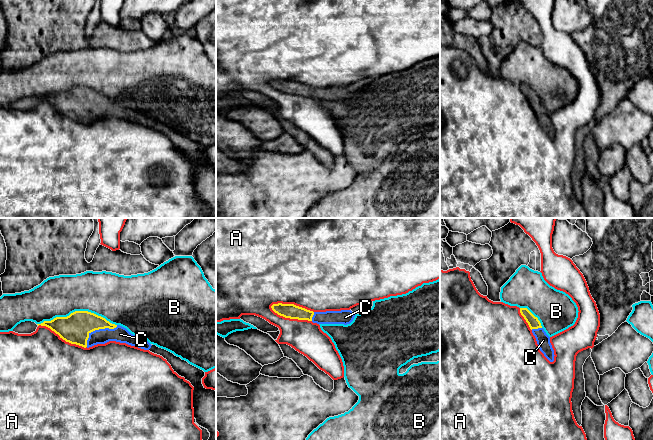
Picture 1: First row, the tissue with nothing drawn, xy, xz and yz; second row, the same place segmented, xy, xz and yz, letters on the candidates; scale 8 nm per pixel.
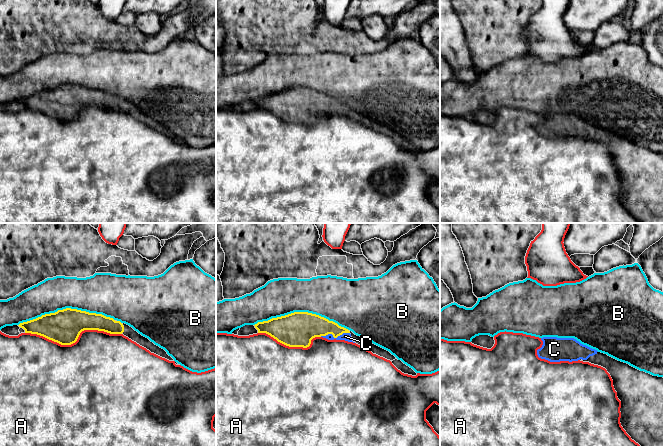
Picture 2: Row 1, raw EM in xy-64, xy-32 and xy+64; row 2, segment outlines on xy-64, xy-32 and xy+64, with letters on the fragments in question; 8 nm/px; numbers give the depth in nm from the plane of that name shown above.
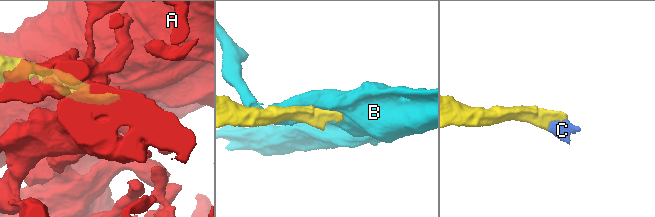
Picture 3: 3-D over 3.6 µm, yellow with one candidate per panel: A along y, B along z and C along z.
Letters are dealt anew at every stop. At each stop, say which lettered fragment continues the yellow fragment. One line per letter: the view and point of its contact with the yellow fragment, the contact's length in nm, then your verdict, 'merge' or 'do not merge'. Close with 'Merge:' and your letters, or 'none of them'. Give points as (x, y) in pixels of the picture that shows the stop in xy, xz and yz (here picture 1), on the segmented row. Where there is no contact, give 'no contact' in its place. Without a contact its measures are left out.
A: meets yellow in xz at (290, 318); contact 360 nm long; do not merge
B: meets yellow in xy at (73, 312); contact 600 nm long; do not merge
C: meets yellow in xy at (97, 329); contact 300 nm long; merge
Merge: C

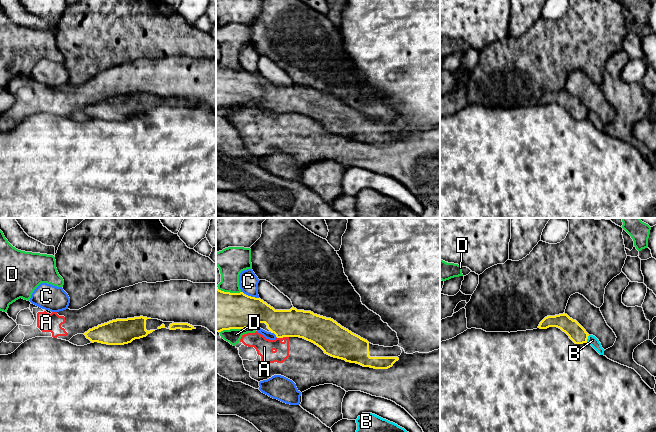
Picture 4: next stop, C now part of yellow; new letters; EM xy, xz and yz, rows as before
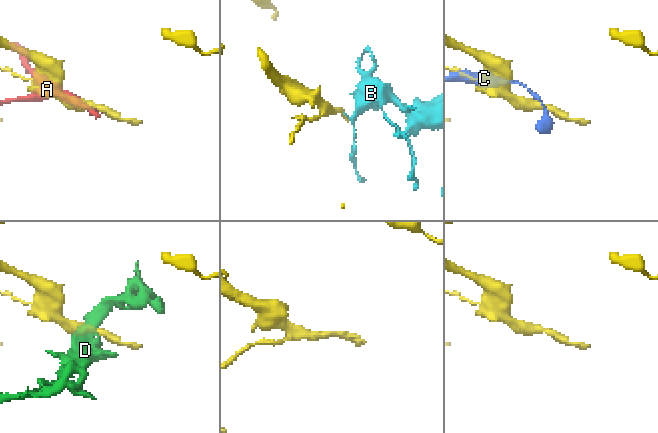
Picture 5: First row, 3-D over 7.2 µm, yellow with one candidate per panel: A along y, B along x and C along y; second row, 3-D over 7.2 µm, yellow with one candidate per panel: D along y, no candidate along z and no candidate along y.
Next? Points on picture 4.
A: meets yellow in xz at (282, 337); contact 100 nm long; do not merge
B: meets yellow in yz at (587, 338); contact 70 nm long; do not merge
C: meets yellow in xz at (250, 296); contact 160 nm long; do not merge
D: meets yellow in xz at (235, 328); contact 280 nm long; do not merge
Merge: none of them

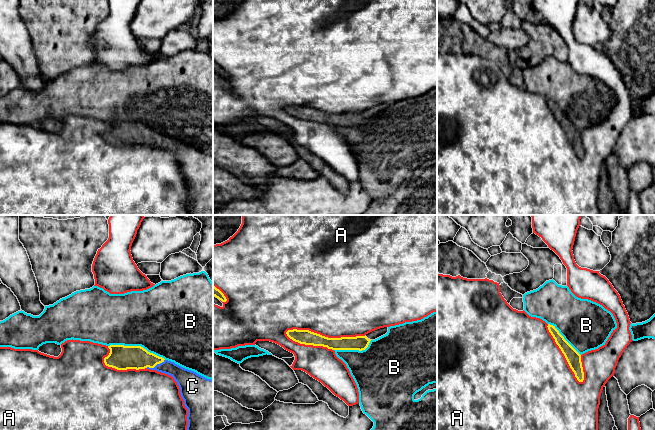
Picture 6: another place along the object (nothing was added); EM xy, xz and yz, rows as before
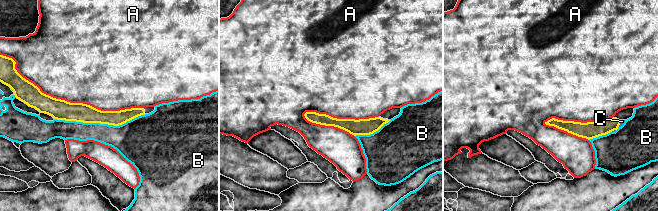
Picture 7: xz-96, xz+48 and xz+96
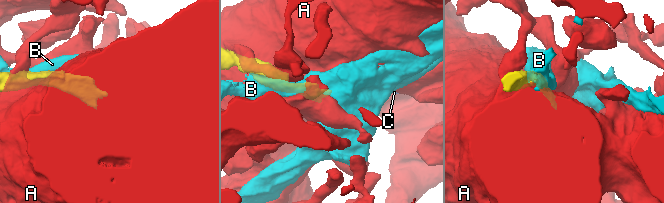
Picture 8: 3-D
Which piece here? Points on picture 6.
A: meets yellow in xz at (324, 336); contact 650 nm long; do not merge
B: meets yellow in xy at (137, 346); contact 480 nm long; do not merge
C: meets yellow in xy at (155, 365); contact 170 nm long; merge
Merge: C

